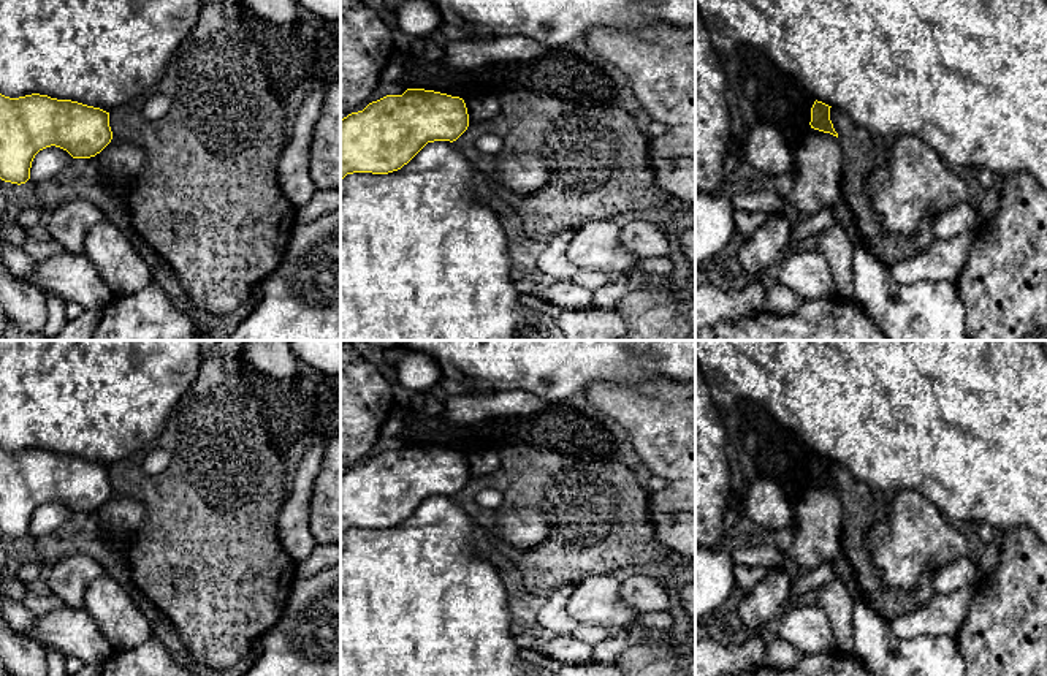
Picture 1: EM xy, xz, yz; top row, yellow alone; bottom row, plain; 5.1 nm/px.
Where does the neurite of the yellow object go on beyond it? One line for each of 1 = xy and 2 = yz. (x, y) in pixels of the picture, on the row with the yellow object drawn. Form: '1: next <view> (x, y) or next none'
1: next none
2: next none

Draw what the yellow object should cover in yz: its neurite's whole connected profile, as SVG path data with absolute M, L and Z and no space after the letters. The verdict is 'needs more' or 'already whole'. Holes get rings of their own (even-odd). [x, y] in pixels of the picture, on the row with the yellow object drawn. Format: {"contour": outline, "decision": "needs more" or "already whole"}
{"contour": "M816 100L813 108L811 108L811 122L809 122L809 125L814 130L830 133L830 135L838 138L838 133L835 131L833 123L830 120L830 108L832 106Z", "decision": "already whole"}

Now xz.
{"contour": "M407 89L341 120L341 180L353 173L388 174L428 142L456 141L469 127L463 98Z", "decision": "already whole"}

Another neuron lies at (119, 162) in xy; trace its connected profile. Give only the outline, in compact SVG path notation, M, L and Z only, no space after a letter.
M117 139L93 158L98 173L95 180L111 198L125 206L125 187L147 165L143 149L125 139Z

